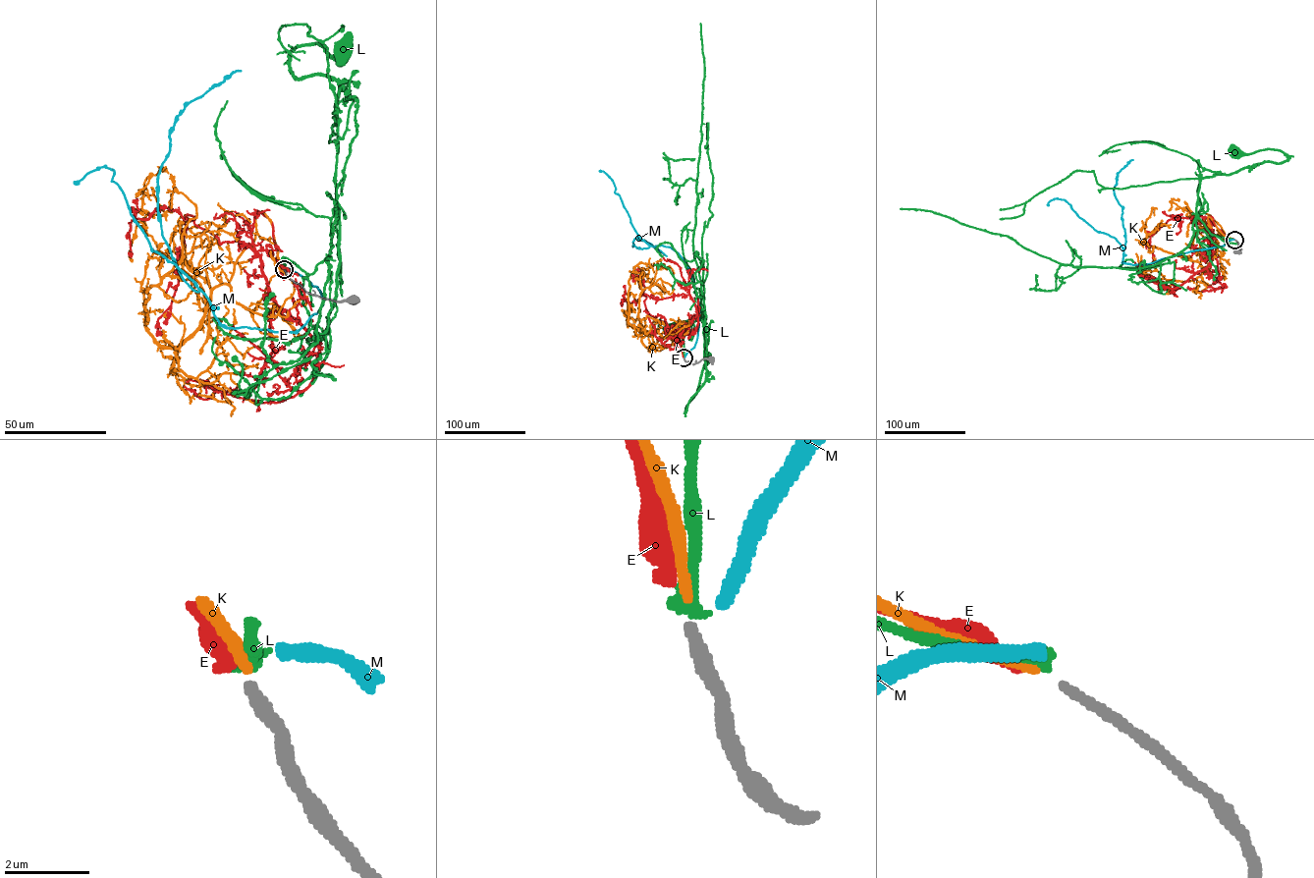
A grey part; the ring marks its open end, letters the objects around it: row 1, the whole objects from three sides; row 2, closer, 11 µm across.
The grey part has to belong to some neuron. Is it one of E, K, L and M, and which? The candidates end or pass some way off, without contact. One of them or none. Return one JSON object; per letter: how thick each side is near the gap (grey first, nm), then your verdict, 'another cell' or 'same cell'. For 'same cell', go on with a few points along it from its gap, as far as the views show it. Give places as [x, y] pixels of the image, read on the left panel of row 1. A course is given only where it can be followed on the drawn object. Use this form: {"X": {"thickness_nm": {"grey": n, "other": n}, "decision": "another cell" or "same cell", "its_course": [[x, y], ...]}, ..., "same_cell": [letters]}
{"E": {"thickness_nm": {"grey": 260, "other": 360}, "decision": "another cell"}, "K": {"thickness_nm": {"grey": 260, "other": 220}, "decision": "same cell", "its_course": [[284, 269], [260, 212], [230, 286], [162, 347], [146, 292], [196, 216], [175, 191], [171, 208]]}, "L": {"thickness_nm": {"grey": 260, "other": 440}, "decision": "another cell"}, "M": {"thickness_nm": {"grey": 260, "other": 320}, "decision": "another cell"}, "same_cell": ["K"]}

